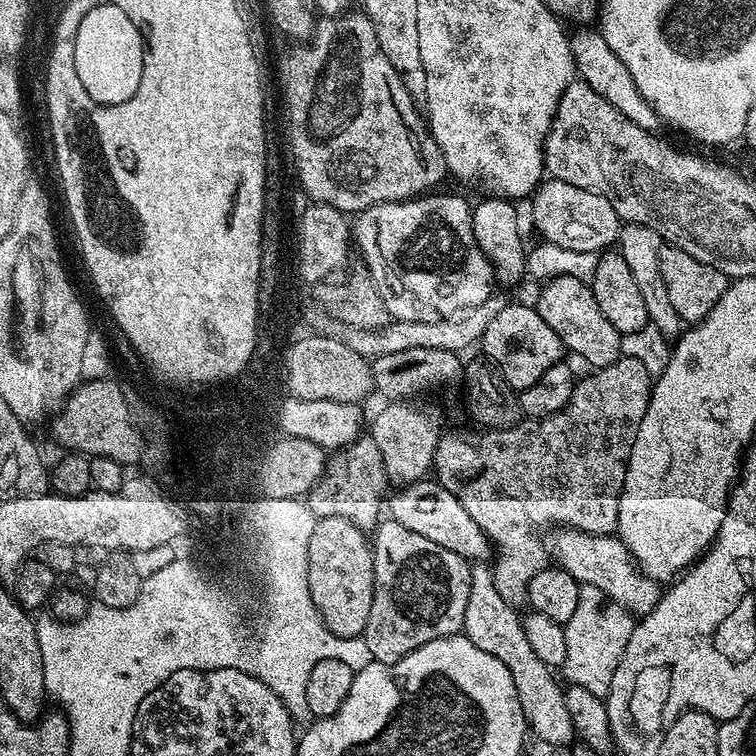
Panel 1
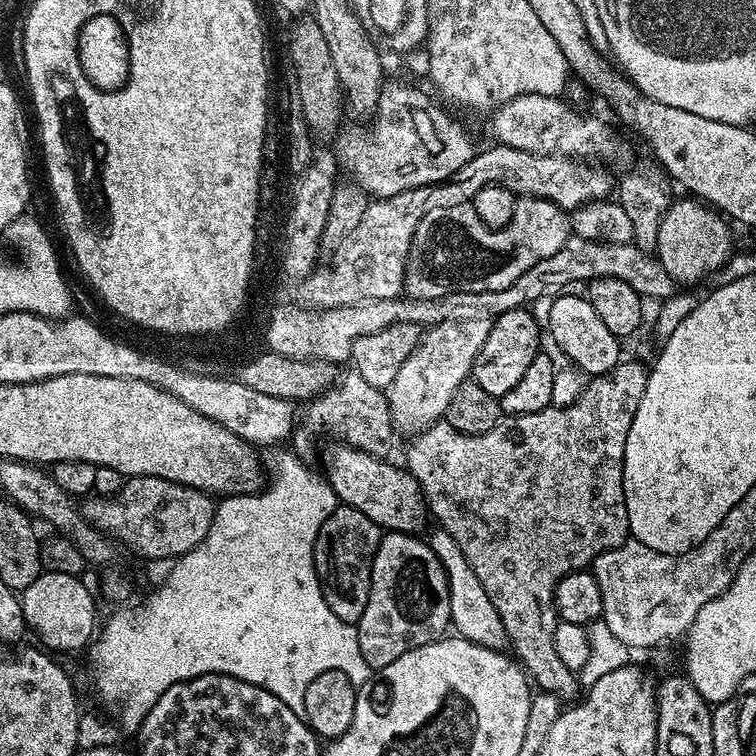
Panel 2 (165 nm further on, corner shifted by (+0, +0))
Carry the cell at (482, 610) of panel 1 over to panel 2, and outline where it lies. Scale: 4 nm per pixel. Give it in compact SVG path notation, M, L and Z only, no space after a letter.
M435 529L435 533L428 538L428 545L432 551L436 562L440 562L446 576L446 590L448 592L448 614L452 622L452 630L455 635L464 640L472 641L476 645L482 645L484 648L499 649L504 643L507 643L505 628L498 618L497 609L490 602L489 596L482 590L481 583L477 576L470 570L465 556L458 550L457 543L450 534L441 529Z

